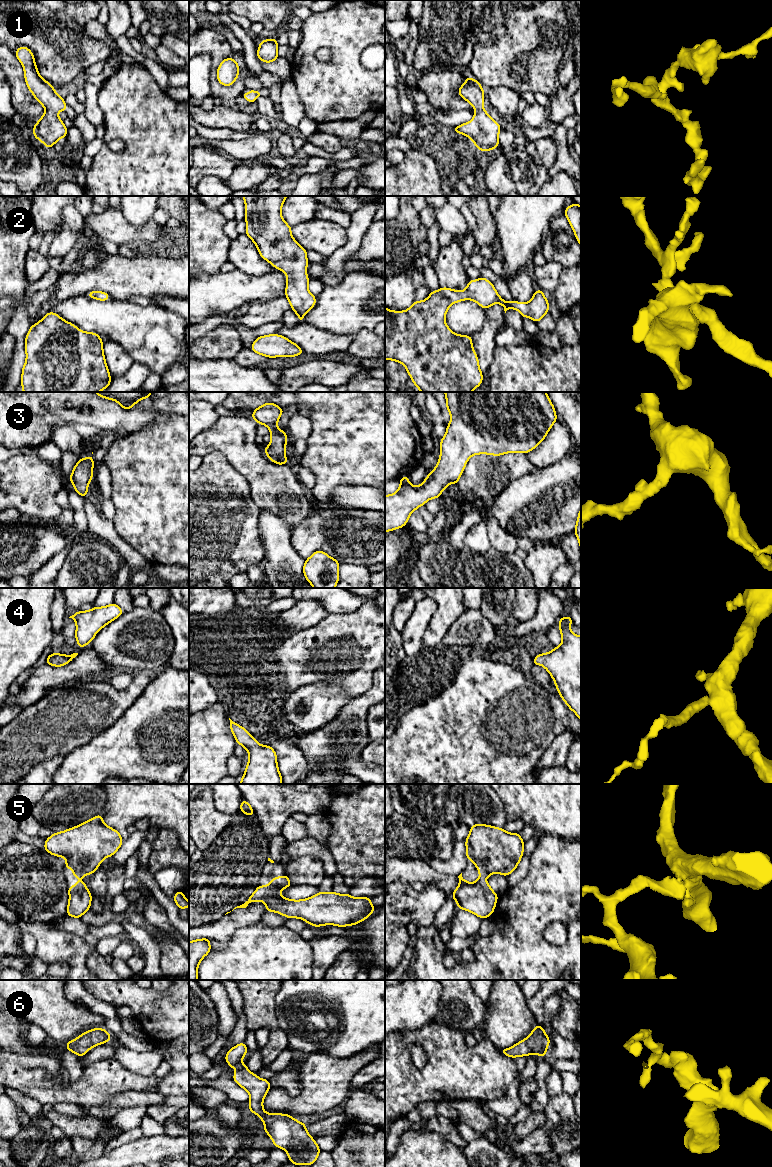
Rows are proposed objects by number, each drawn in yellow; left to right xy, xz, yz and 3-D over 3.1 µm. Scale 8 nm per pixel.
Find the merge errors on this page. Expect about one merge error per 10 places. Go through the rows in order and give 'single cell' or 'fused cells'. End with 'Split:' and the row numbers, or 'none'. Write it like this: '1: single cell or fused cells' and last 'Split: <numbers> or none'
1: single cell
2: single cell
3: single cell
4: single cell
5: single cell
6: single cell
Split: none

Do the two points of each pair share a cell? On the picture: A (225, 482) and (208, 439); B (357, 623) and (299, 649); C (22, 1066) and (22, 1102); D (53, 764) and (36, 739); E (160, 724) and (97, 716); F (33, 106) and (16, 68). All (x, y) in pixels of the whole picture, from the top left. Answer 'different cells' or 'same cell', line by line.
A: different cells
B: same cell
C: different cells
D: different cells
E: different cells
F: same cell

